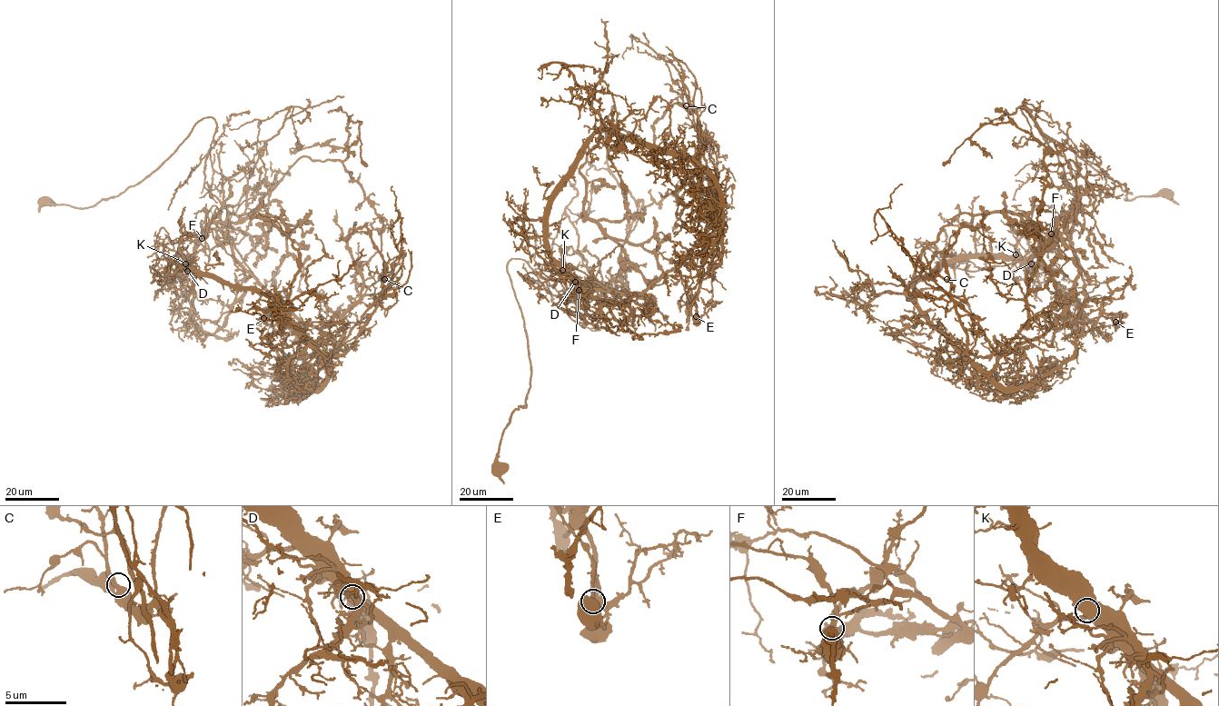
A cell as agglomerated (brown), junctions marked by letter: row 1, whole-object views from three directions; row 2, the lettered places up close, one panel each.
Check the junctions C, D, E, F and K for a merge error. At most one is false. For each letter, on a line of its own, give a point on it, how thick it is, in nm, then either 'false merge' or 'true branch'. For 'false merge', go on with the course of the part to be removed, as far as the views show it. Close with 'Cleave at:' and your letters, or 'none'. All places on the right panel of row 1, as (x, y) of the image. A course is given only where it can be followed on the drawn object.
C: at (946, 279); 440 nm thick; true branch
D: at (1031, 263); 600 nm thick; true branch
E: at (1115, 322); 500 nm thick; true branch
F: at (1051, 233); 440 nm thick; false merge; foreign part runs (1051, 233), (1048, 244), (1067, 240), (1080, 266), (1065, 311), (1044, 334), (996, 351), (878, 212), (902, 184)
K: at (1015, 254); 600 nm thick; true branch
Cleave at: F

